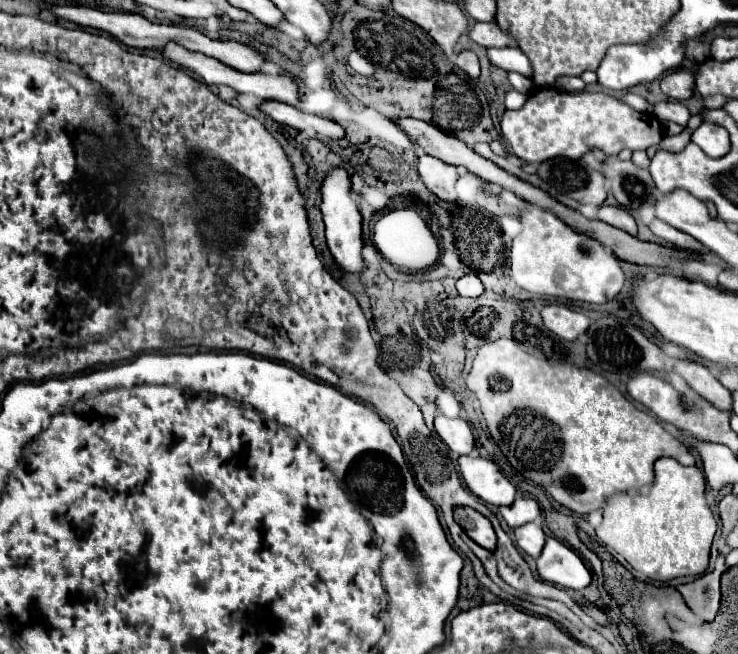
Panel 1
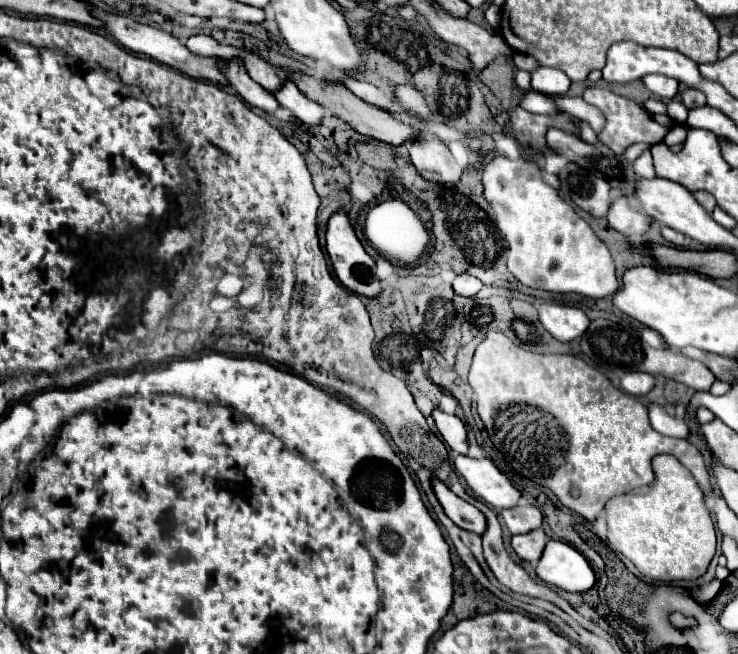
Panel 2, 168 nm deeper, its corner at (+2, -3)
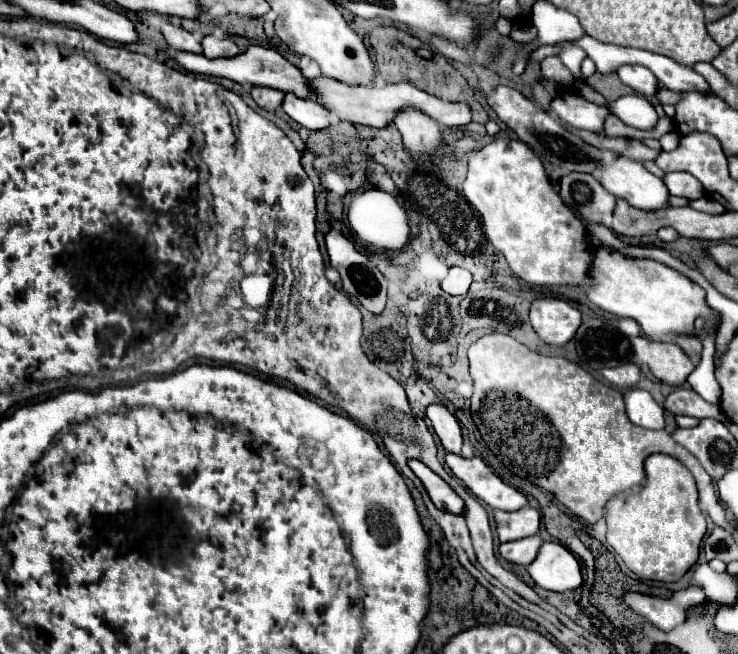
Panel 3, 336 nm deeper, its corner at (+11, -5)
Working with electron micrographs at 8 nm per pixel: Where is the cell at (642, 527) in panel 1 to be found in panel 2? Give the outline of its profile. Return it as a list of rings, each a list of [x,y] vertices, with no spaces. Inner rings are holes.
[[[656,455],[652,459],[656,479],[648,493],[644,495],[618,495],[606,503],[608,517],[608,543],[614,551],[628,557],[636,569],[654,581],[678,581],[678,579],[698,579],[706,573],[714,549],[716,531],[710,519],[710,511],[704,505],[704,493],[698,487],[692,473],[672,455]]]

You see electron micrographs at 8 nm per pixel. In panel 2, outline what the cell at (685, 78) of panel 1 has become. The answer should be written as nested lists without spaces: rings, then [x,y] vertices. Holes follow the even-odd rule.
[[[649,74],[646,75],[642,81],[644,81],[644,85],[646,85],[654,95],[674,97],[678,93],[678,81],[663,75]]]

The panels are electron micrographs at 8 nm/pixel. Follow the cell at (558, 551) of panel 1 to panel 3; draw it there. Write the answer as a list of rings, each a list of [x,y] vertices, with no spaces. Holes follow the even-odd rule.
[[[543,543],[527,571],[531,579],[547,591],[573,591],[583,583],[579,561],[561,543]]]

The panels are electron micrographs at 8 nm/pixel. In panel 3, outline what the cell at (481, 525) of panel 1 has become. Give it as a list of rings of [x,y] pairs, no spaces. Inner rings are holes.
[[[409,461],[409,467],[425,485],[425,491],[429,493],[433,505],[437,505],[439,509],[445,509],[449,513],[461,513],[463,515],[463,507],[465,507],[463,501],[457,497],[457,493],[439,475],[435,475],[421,461]]]

